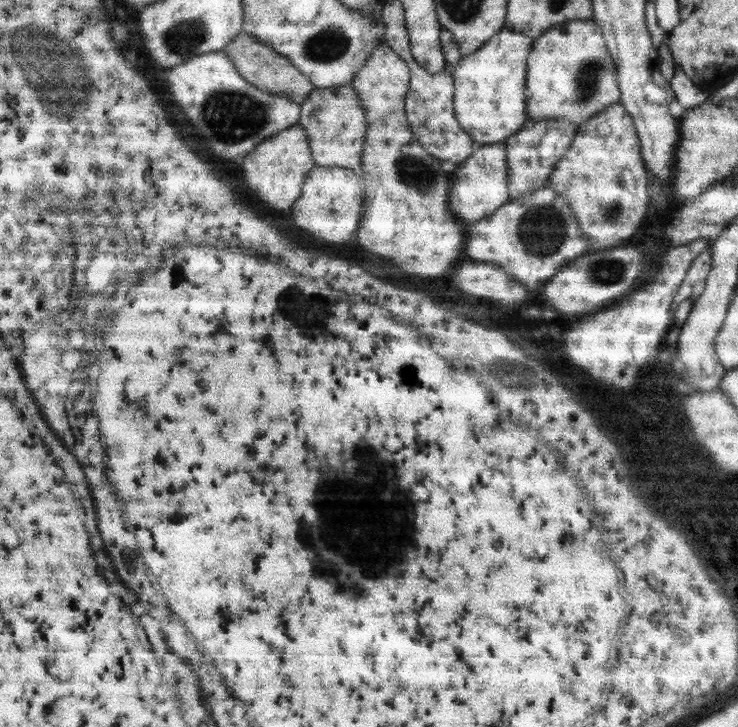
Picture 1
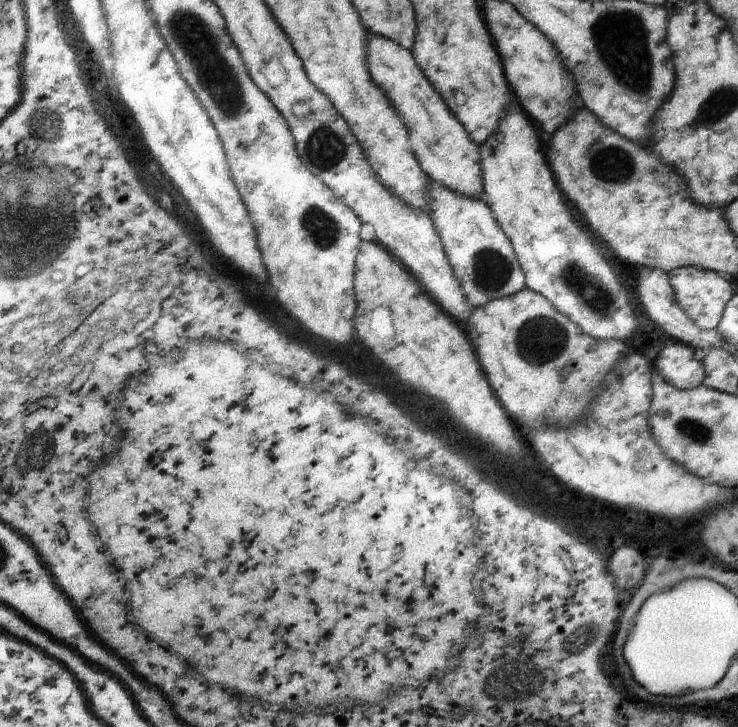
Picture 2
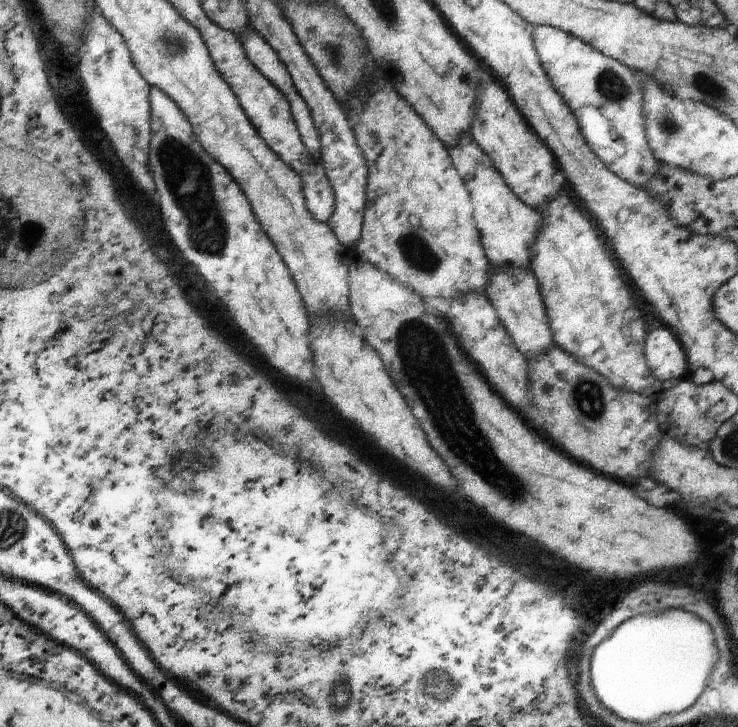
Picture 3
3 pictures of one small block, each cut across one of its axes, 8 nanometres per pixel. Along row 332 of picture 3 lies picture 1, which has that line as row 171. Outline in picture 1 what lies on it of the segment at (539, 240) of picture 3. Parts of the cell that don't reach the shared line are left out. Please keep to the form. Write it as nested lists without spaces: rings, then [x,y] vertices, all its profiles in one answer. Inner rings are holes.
[[[610,104],[576,126],[569,148],[551,170],[551,188],[570,206],[592,250],[617,247],[621,240],[634,236],[649,202],[641,160],[640,141],[631,117],[619,104]]]

